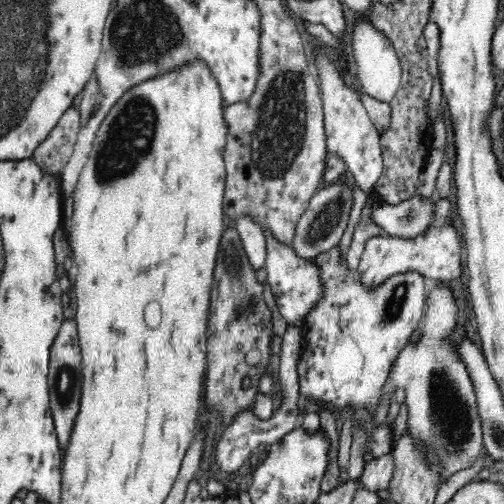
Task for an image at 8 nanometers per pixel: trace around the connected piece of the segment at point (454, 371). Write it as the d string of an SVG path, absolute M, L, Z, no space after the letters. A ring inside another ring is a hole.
M438 281L427 294L425 316L419 333L415 341L398 354L390 380L388 384L384 384L386 388L382 390L382 404L374 418L375 424L384 426L390 396L397 388L404 388L408 423L412 433L424 443L430 443L436 457L444 459L440 470L442 484L448 482L456 472L473 466L485 447L474 383L452 338L460 320L459 306L451 286L446 283L448 282Z

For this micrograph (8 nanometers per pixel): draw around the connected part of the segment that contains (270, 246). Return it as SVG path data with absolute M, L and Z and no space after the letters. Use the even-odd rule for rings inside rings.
M261 227L266 245L264 268L268 272L267 283L272 289L274 302L288 325L302 326L304 316L322 294L317 268L310 260L296 256L288 245L281 244L271 236L270 232L267 232L266 228Z

